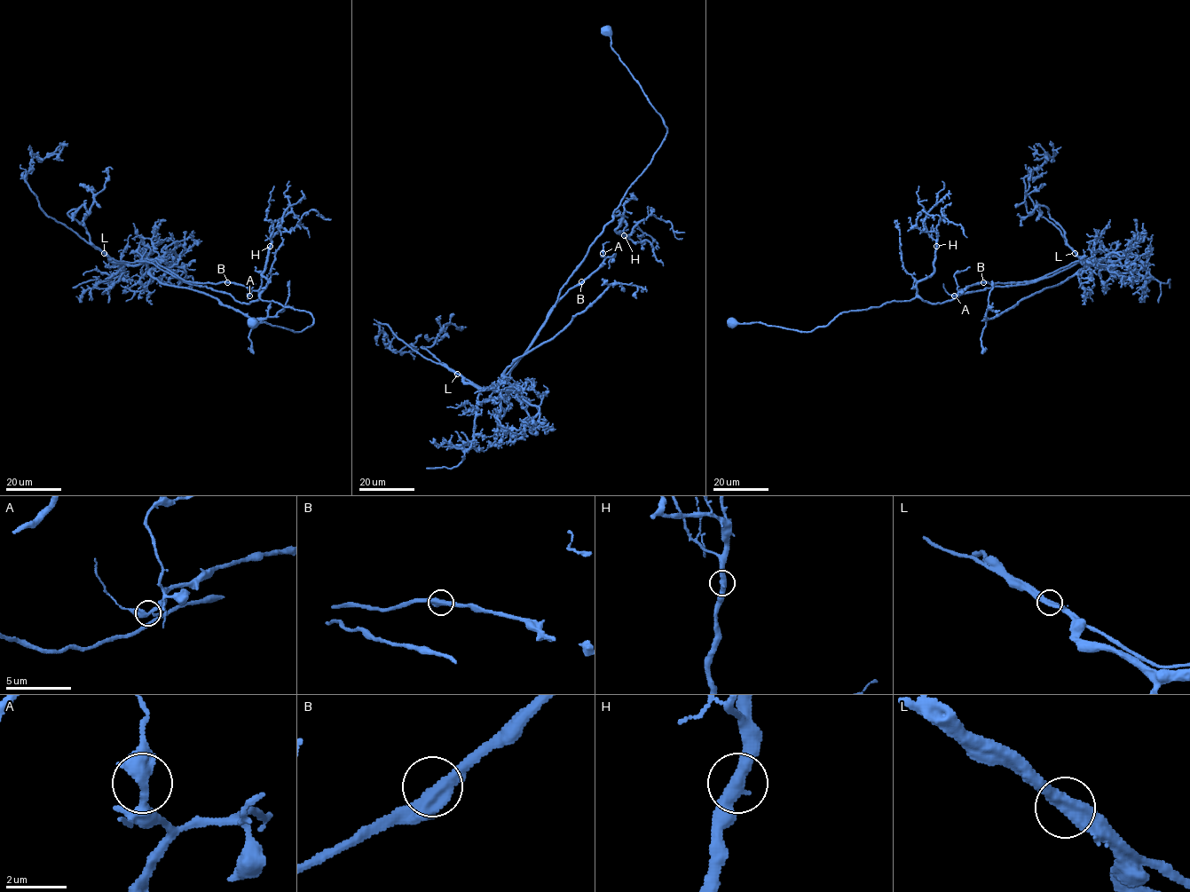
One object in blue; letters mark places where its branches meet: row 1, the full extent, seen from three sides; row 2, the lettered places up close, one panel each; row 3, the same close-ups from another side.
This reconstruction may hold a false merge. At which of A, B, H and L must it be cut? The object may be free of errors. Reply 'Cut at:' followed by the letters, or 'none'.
Cut at: L

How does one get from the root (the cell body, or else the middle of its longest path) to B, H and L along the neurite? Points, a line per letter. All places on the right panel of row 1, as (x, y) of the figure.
B: (732, 322), (810, 332), (843, 312), (892, 301), (919, 296), (941, 303), (1028, 283), (983, 282)
H: (732, 322), (760, 322), (810, 332), (843, 312), (909, 301), (916, 296), (916, 284), (933, 272), (936, 246)
L: (732, 322), (810, 332), (843, 312), (892, 301), (941, 303), (1036, 281), (1088, 262), (1075, 253)

